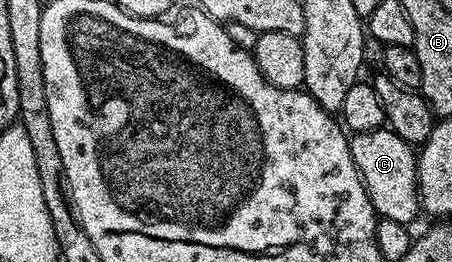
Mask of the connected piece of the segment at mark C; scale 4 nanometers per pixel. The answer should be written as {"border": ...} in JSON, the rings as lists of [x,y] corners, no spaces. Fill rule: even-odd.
{"border":[[[385,126],[373,132],[357,132],[351,137],[352,157],[360,171],[366,194],[374,206],[377,217],[390,222],[413,223],[416,215],[421,215],[420,187],[416,173],[417,153],[413,145],[407,144],[391,128]]]}

